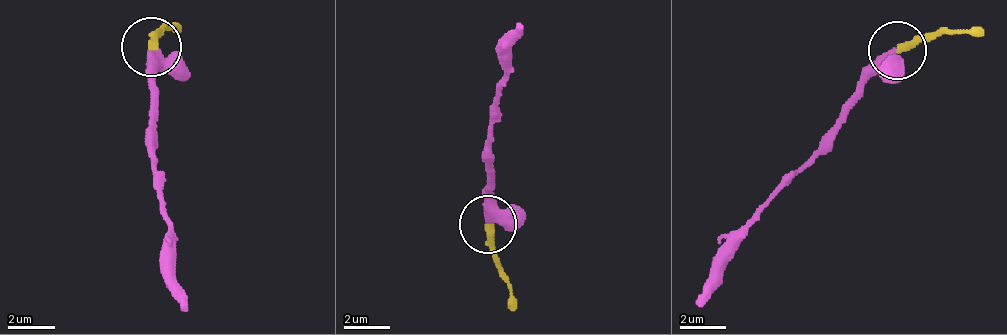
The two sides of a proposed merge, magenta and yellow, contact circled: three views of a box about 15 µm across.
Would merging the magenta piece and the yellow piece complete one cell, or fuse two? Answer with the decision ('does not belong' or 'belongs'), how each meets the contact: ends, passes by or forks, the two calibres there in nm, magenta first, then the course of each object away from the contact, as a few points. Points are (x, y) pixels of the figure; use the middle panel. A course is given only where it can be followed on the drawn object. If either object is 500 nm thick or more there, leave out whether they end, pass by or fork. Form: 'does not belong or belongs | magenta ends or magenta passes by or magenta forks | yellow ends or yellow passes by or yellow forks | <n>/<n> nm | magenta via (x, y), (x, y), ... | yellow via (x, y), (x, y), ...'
belongs | magenta passes by | yellow ends | 360/340 nm | magenta via (489, 220), (489, 110), (506, 76), (506, 41), (524, 24) | yellow via (489, 226), (506, 272), (512, 312)

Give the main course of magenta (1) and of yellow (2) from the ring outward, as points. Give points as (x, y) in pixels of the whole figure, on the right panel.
1: (893, 48), (847, 123), (783, 187), (749, 227), (714, 290), (697, 308)
2: (899, 48), (945, 31), (985, 37)

